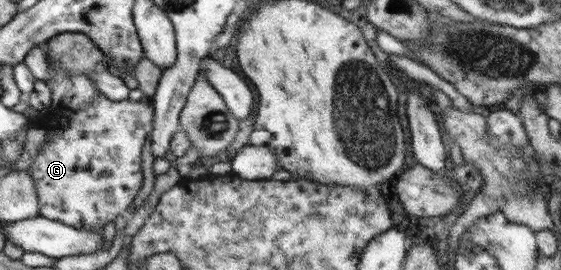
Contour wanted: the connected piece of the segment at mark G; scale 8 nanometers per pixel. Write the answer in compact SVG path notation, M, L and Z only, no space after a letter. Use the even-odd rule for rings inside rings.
M106 94L90 100L86 108L55 107L48 116L53 122L44 123L52 126L52 138L44 152L40 152L29 173L33 178L40 197L40 213L55 221L88 232L104 232L120 217L128 214L138 193L144 187L144 147L156 130L156 107L153 99L143 101L114 101Z

